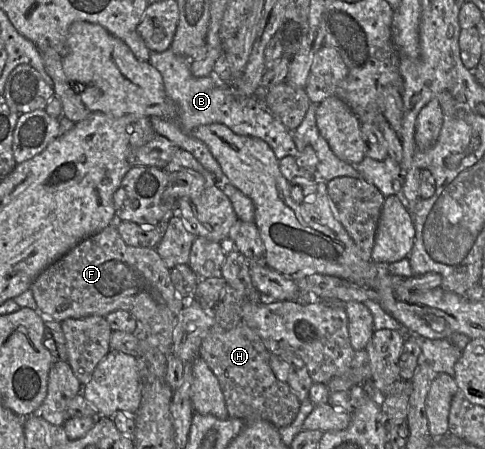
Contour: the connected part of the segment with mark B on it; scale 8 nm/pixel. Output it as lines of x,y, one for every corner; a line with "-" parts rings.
170,49
164,52
151,52
148,62
162,75
165,92
177,108
176,120
150,117
154,131
188,151
214,175
218,183
227,182
219,163
207,145
192,135
192,131
199,126
220,123
237,135
259,138
269,145
278,160
286,156
298,156
299,152
292,140
291,131
266,109
263,99
238,95
233,87
225,86
213,75
200,78
193,76
190,69
192,60
177,55

